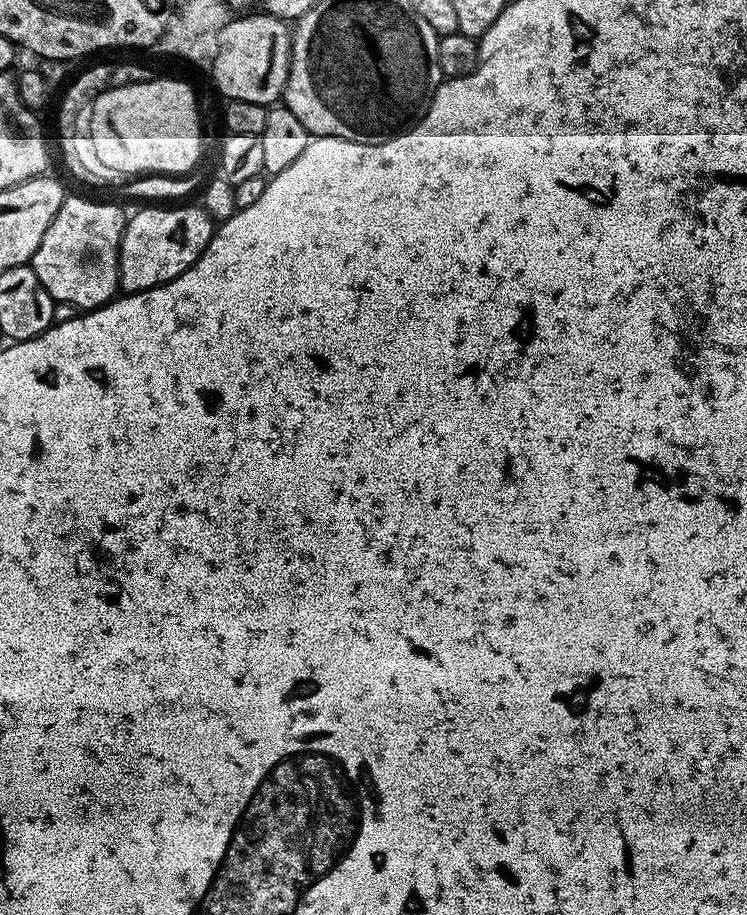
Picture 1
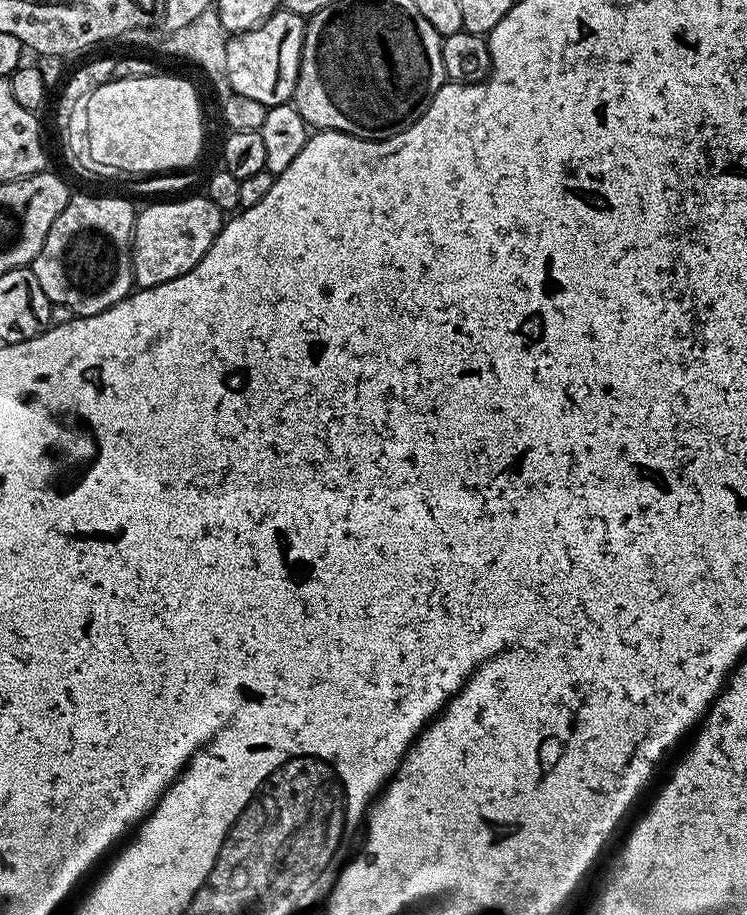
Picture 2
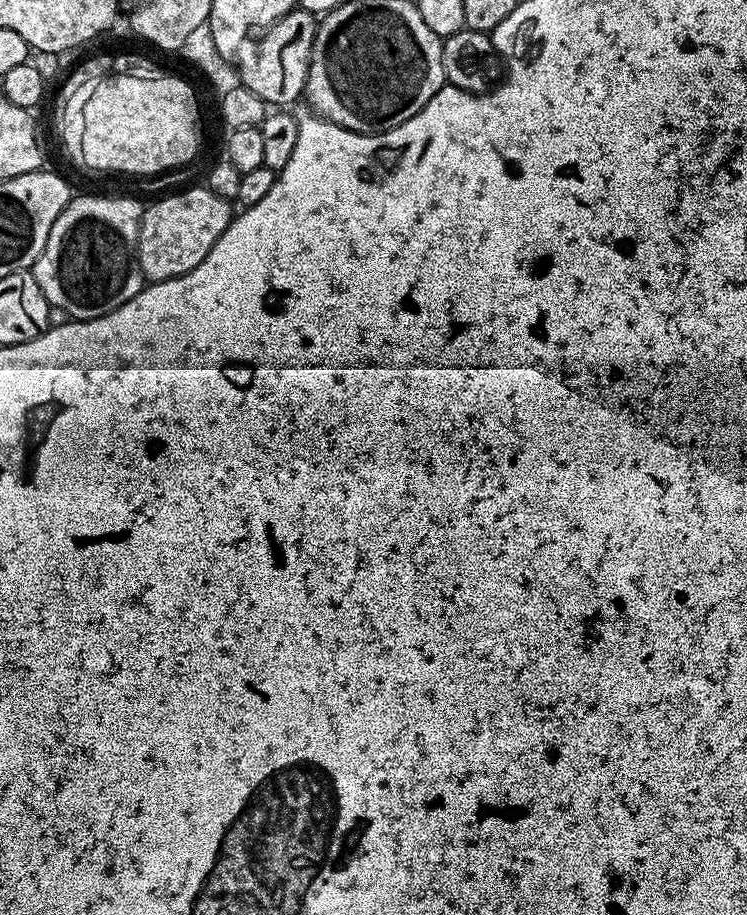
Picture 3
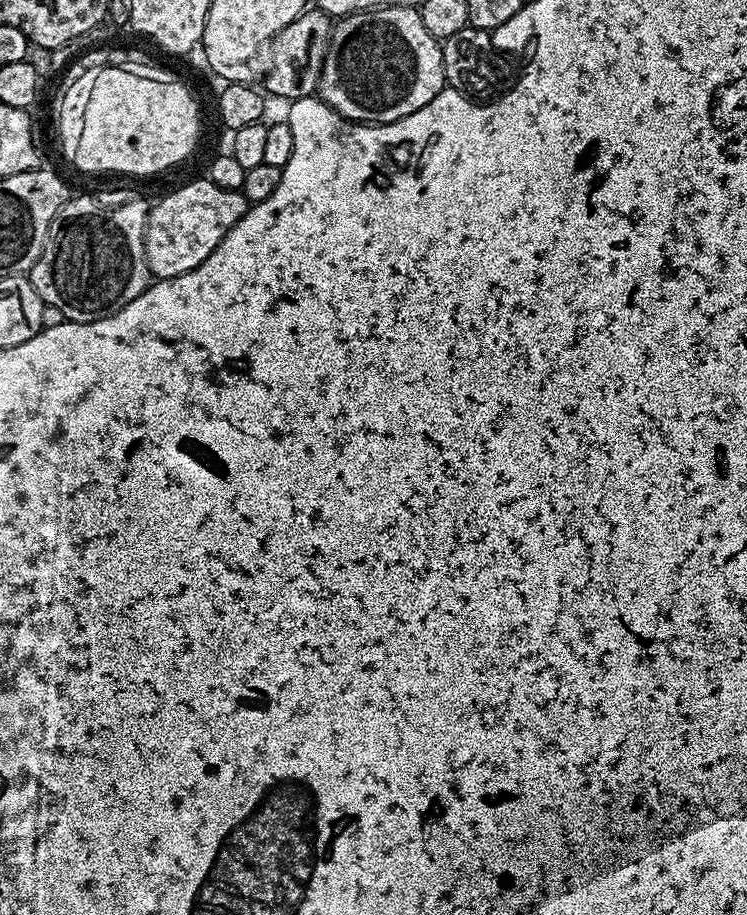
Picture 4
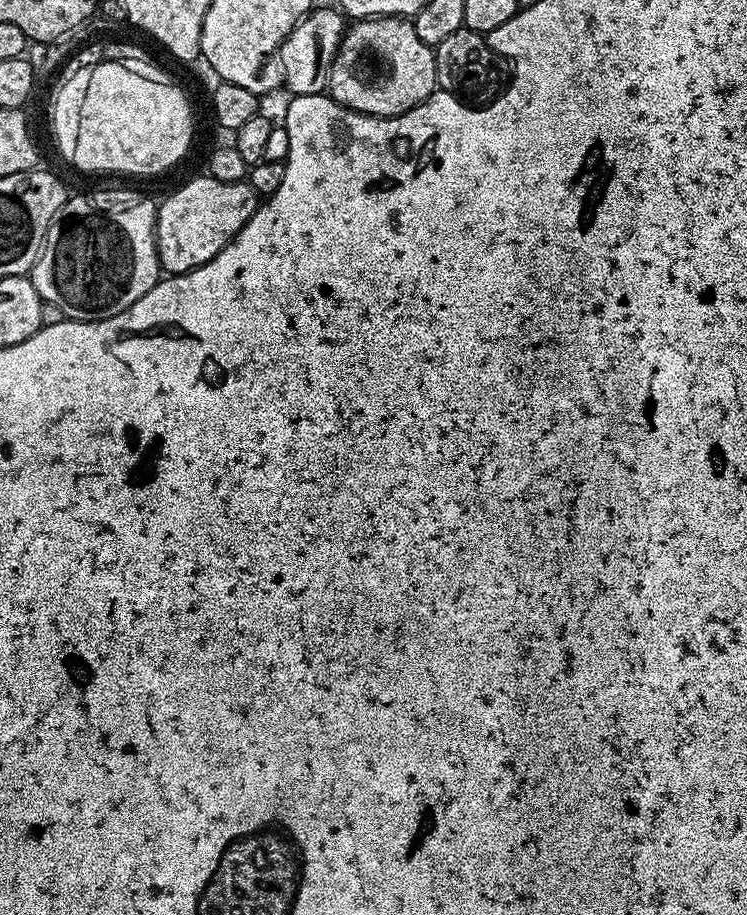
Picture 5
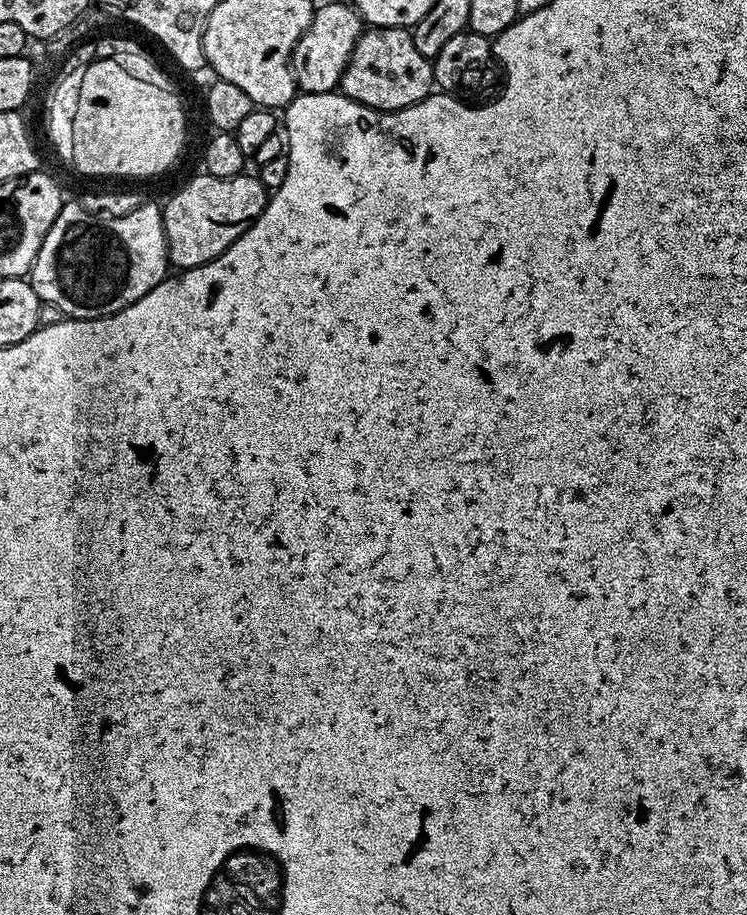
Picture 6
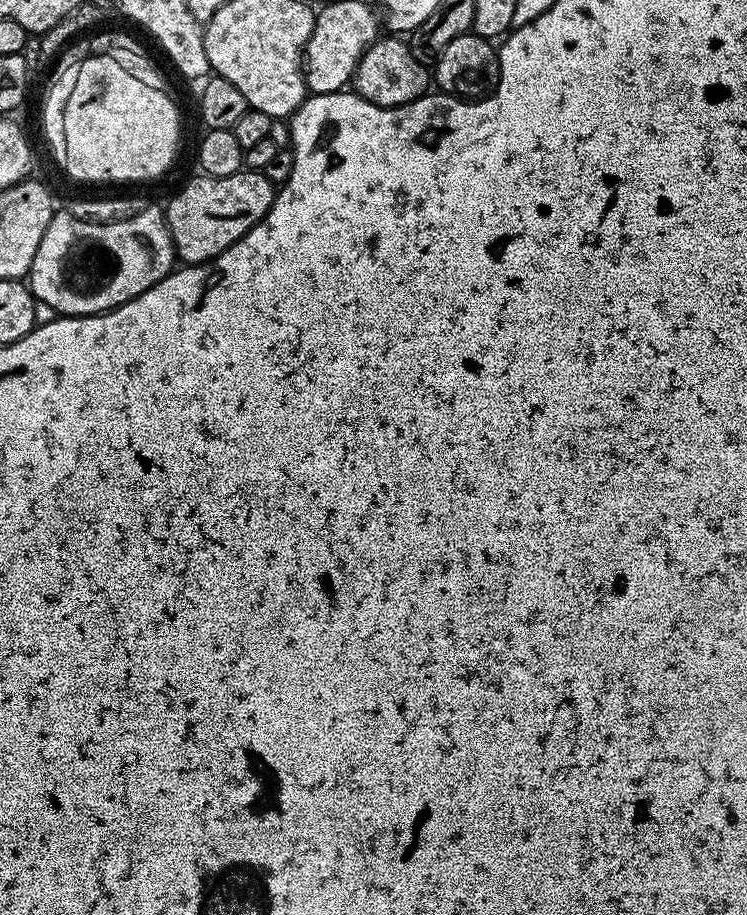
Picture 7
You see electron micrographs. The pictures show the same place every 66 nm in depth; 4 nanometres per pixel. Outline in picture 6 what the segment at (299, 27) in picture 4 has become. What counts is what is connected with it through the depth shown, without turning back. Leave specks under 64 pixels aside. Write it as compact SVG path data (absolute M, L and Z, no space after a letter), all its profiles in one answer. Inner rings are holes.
M351 3L324 4L312 13L308 29L298 38L292 51L292 74L296 77L296 87L301 93L330 92L339 85L344 67L348 65L350 54L358 42L362 31L360 13Z

